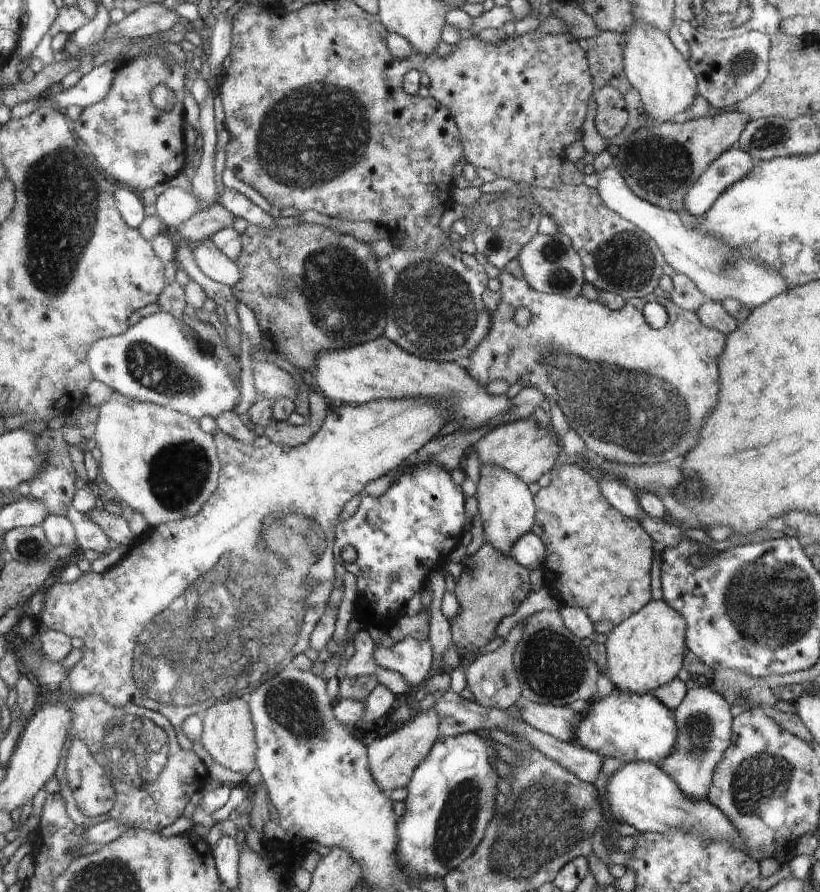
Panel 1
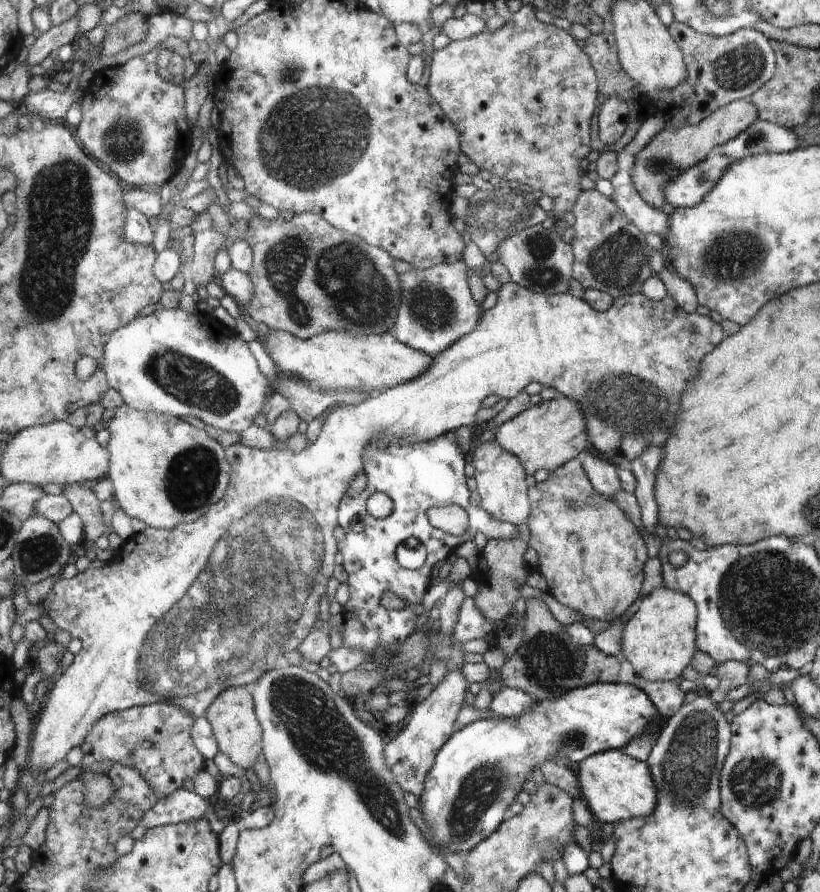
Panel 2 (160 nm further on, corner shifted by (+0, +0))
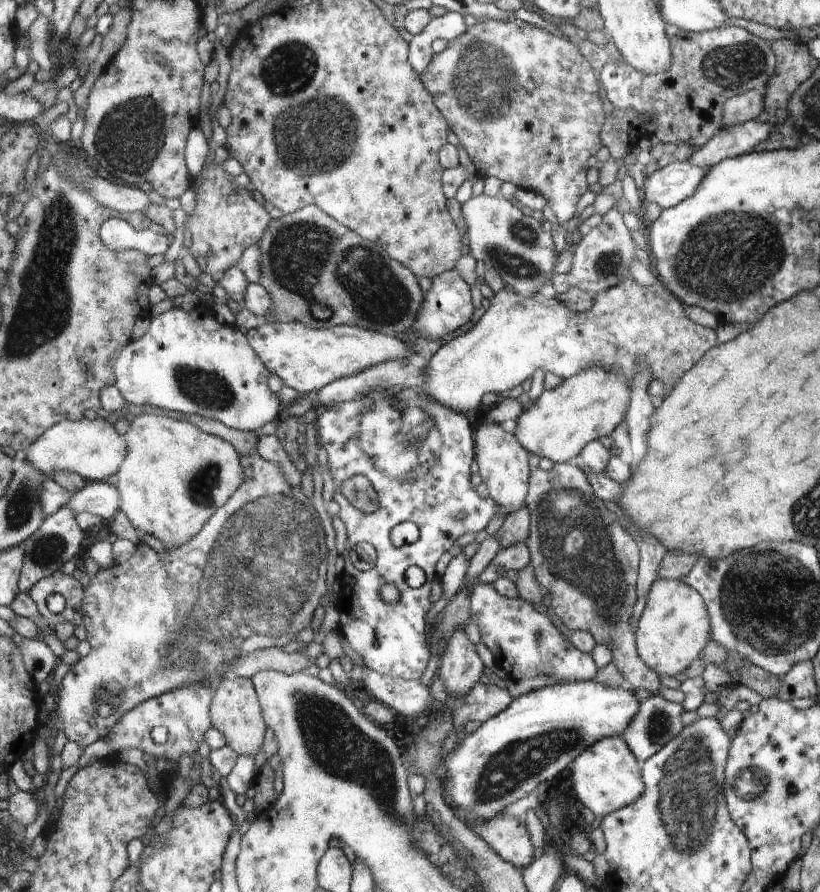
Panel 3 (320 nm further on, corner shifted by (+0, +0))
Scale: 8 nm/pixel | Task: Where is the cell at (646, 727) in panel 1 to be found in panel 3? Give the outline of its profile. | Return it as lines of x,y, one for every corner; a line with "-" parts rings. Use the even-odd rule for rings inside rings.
564,681
532,690
516,698
503,713
482,722
476,731
466,734
464,740
448,756
444,756
442,764
447,772
442,783
443,799
454,816
466,826
471,827
474,822
488,822
502,814
508,804
529,795
540,782
552,780
590,746
600,742
600,738
621,736
638,708
640,700
634,690
604,686
595,681

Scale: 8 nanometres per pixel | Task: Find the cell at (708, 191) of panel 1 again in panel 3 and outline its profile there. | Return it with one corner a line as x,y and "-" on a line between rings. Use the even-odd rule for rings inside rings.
674,162
656,170
645,178
642,196
645,204
656,203
662,209
671,209
696,194
708,168
692,162

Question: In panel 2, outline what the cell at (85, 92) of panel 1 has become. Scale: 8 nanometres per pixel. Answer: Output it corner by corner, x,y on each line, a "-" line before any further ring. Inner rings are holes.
45,89
41,92
30,92
21,102
28,114
48,118
48,120
65,119
71,105
82,98
84,90
78,89
74,93
60,93

